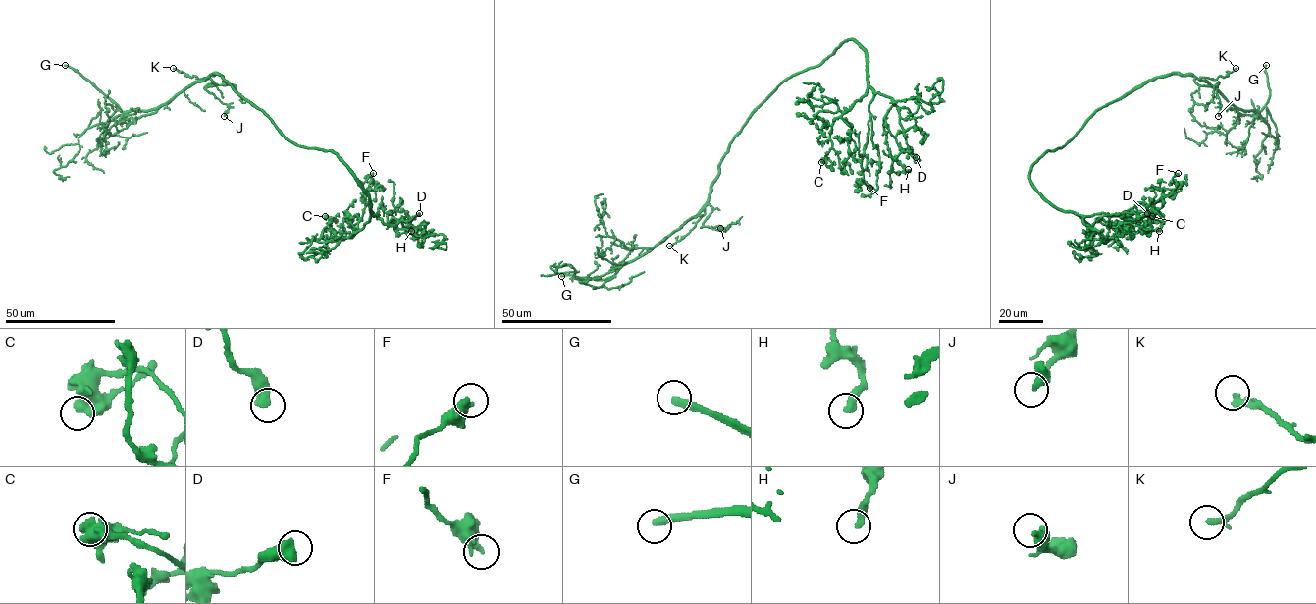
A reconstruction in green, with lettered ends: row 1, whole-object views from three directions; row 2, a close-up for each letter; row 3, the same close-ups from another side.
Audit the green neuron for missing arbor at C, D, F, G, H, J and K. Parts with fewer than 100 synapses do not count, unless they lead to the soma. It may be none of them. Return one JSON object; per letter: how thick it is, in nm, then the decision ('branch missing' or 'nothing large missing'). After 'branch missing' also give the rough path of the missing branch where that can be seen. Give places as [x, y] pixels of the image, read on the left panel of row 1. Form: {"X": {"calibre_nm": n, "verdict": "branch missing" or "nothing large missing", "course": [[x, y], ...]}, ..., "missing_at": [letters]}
{"C": {"calibre_nm": 480, "verdict": "nothing large missing"}, "D": {"calibre_nm": 600, "verdict": "nothing large missing"}, "F": {"calibre_nm": 320, "verdict": "nothing large missing"}, "G": {"calibre_nm": 360, "verdict": "branch missing"}, "H": {"calibre_nm": 340, "verdict": "nothing large missing"}, "J": {"calibre_nm": 440, "verdict": "nothing large missing"}, "K": {"calibre_nm": 280, "verdict": "nothing large missing"}, "missing_at": ["G"]}

